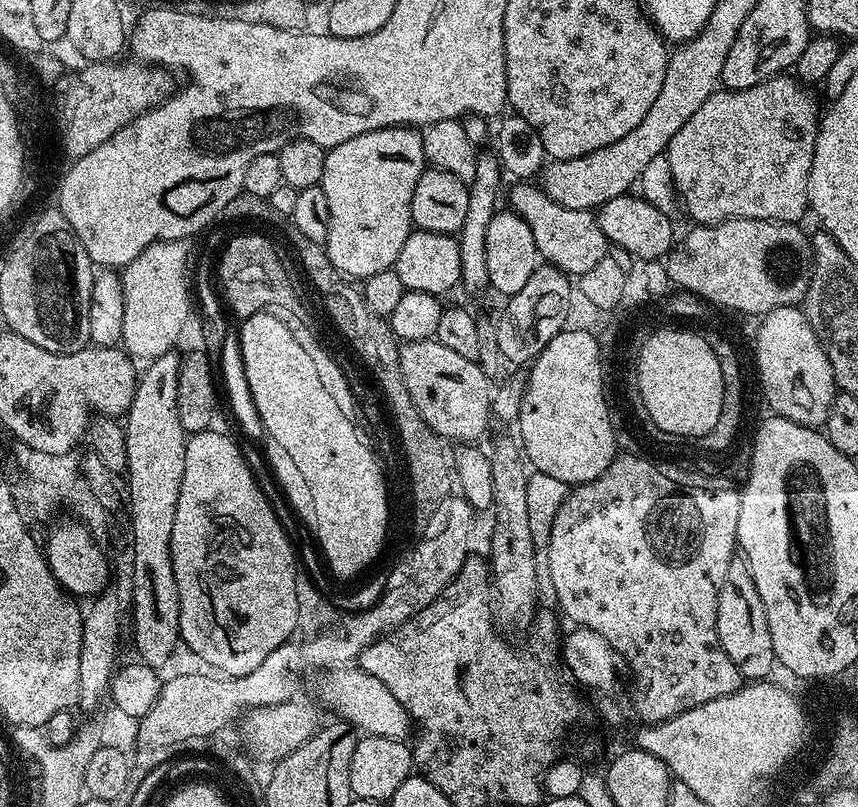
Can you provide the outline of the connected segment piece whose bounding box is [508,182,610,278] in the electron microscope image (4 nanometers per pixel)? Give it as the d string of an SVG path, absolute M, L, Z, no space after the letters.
M532 182L513 183L508 200L511 211L516 212L530 226L534 242L540 251L541 261L552 265L569 277L579 278L594 270L594 266L609 255L610 245L606 234L602 234L600 221L589 210L570 210L558 206L539 187Z

